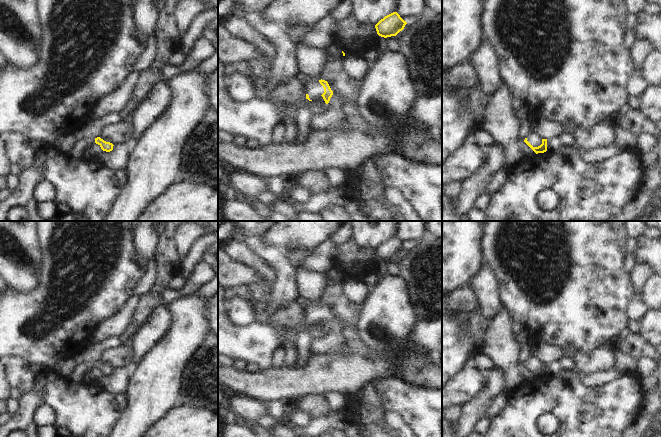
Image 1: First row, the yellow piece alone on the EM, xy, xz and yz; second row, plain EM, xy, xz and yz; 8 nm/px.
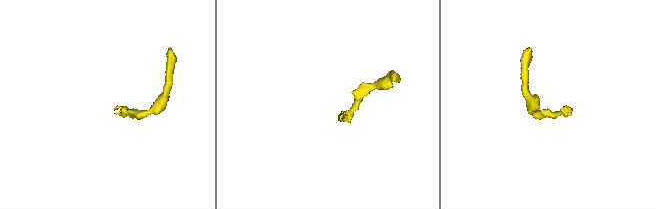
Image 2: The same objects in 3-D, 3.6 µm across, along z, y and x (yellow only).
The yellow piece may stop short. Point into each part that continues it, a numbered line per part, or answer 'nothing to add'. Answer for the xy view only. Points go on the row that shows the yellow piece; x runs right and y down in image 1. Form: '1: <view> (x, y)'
1: xy (75, 154).

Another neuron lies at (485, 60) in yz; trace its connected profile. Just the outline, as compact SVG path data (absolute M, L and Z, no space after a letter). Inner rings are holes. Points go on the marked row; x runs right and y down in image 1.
M484 37L472 57L483 90L492 96L502 83L498 57L493 45Z

